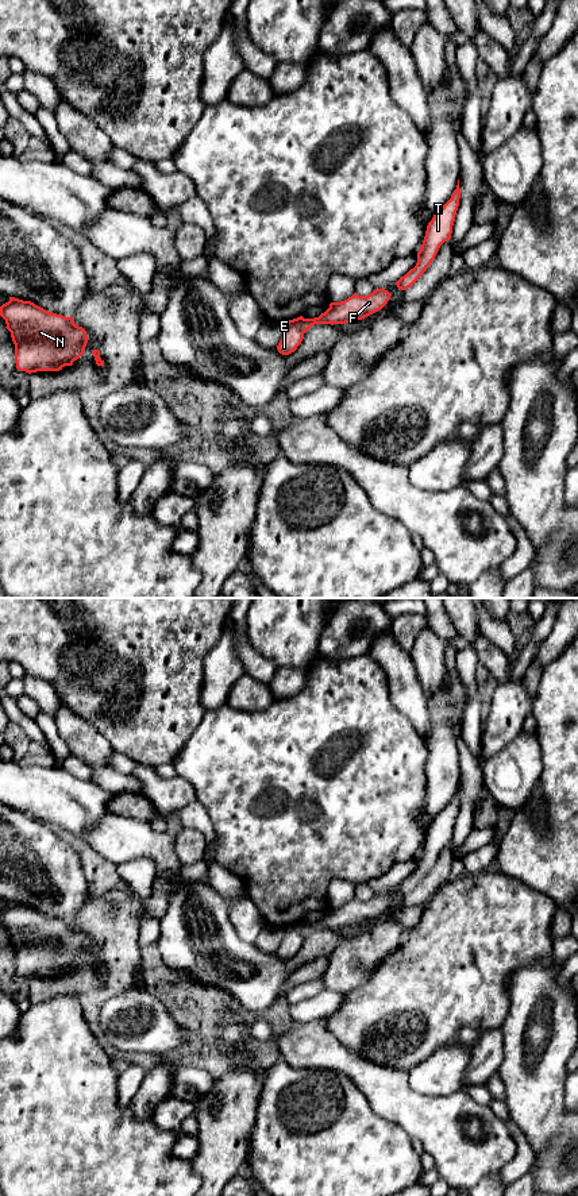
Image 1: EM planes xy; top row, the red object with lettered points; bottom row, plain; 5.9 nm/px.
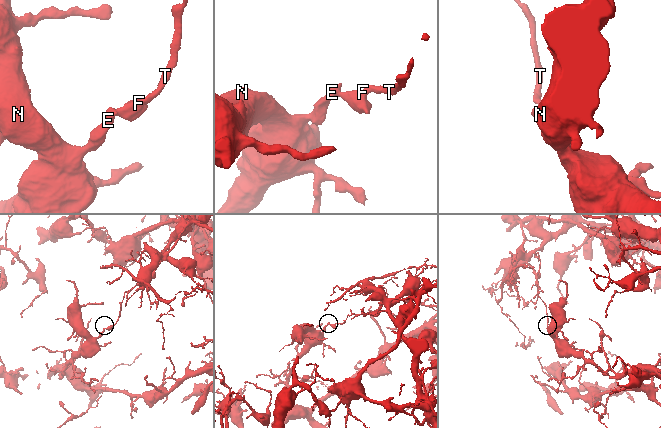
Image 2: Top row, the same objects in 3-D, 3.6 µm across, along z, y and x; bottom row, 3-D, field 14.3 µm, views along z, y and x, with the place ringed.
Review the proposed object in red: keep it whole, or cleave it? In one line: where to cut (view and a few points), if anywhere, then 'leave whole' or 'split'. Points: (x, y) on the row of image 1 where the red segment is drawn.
cut xy (303, 319), (304, 332); split

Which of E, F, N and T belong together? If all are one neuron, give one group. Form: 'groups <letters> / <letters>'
groups E N / F T

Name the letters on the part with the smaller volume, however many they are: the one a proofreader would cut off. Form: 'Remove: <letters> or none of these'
Remove: F, T

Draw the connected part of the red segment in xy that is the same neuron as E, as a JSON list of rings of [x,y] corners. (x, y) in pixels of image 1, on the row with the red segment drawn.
[[[300,316],[297,319],[282,323],[284,333],[277,346],[277,350],[282,355],[289,355],[297,350],[304,339],[304,328],[303,328],[304,317]]]

